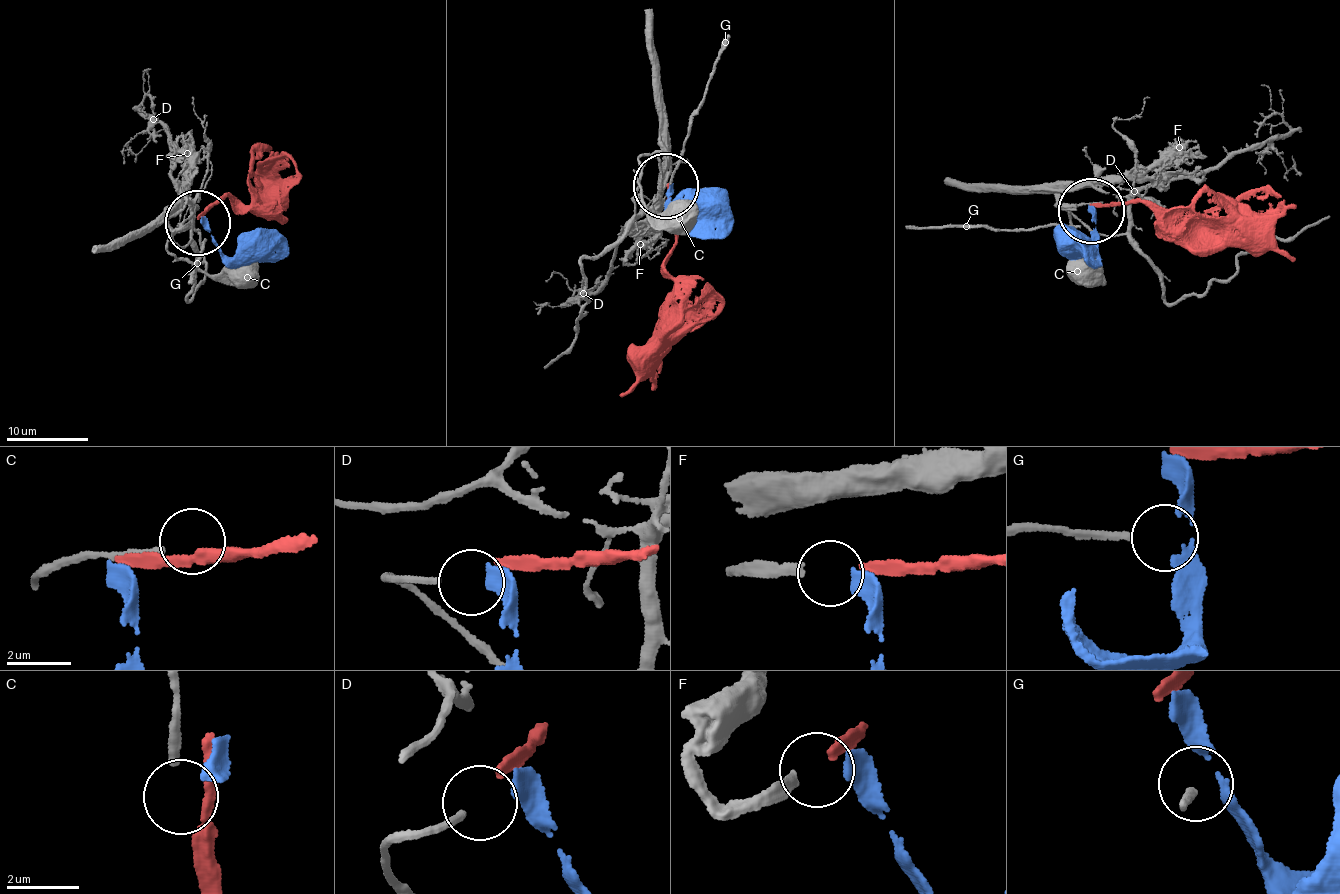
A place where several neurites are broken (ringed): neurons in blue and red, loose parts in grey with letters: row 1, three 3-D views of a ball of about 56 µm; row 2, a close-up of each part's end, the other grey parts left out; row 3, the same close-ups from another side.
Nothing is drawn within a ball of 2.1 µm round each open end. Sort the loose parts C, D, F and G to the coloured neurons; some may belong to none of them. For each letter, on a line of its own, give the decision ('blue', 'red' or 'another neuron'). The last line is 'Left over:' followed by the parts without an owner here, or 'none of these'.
C: another neuron
D: another neuron
F: red
G: another neuron
Left over: C, D, G

